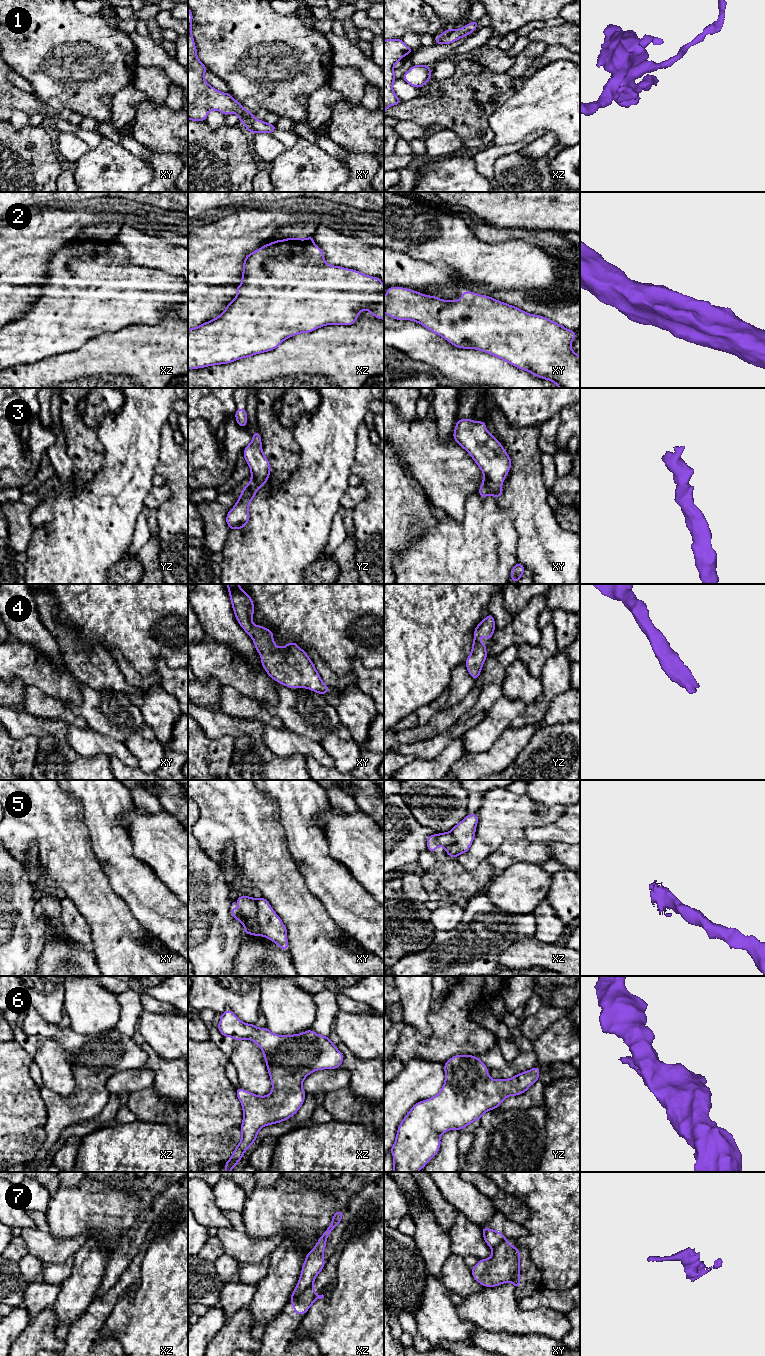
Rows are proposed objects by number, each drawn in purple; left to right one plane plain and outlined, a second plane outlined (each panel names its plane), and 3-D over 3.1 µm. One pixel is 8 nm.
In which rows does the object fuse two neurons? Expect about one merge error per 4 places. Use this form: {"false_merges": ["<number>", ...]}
{"false_merges": ["5", "7"]}

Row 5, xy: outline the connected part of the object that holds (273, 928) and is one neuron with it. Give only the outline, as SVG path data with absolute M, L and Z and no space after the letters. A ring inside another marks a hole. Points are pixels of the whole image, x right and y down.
M263 897L256 899L257 919L264 936L283 950L288 950L287 929L280 917Z

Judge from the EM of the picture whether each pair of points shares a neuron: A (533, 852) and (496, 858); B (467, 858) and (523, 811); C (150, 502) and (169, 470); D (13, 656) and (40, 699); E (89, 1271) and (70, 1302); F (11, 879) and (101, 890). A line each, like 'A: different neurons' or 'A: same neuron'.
A: same neuron
B: same neuron
C: different neurons
D: different neurons
E: same neuron
F: different neurons

